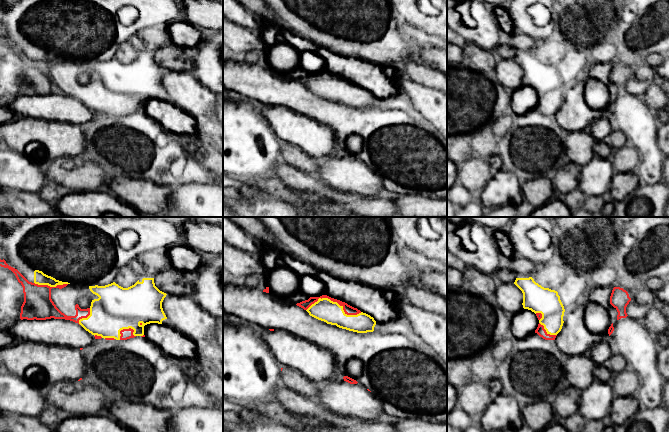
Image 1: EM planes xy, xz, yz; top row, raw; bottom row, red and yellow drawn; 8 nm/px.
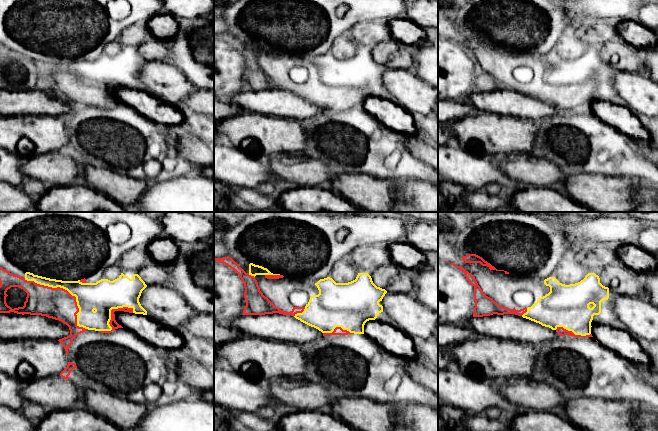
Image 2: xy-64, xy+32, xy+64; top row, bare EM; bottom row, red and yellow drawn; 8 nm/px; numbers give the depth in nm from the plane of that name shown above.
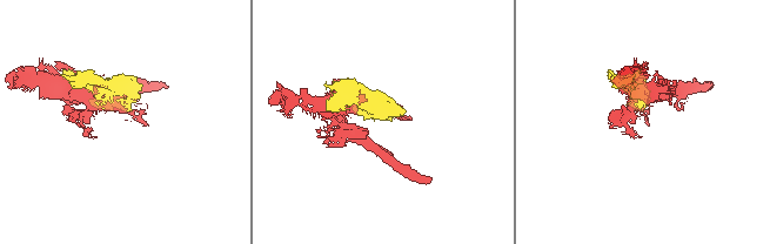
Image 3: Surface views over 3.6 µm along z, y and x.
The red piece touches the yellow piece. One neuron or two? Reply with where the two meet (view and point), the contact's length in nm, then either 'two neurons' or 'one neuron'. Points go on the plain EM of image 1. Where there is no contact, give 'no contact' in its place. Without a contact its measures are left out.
xz (335, 77) | 440 nm | one neuron

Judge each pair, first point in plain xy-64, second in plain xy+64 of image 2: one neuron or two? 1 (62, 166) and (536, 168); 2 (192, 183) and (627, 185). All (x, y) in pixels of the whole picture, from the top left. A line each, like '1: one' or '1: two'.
1: one
2: two

